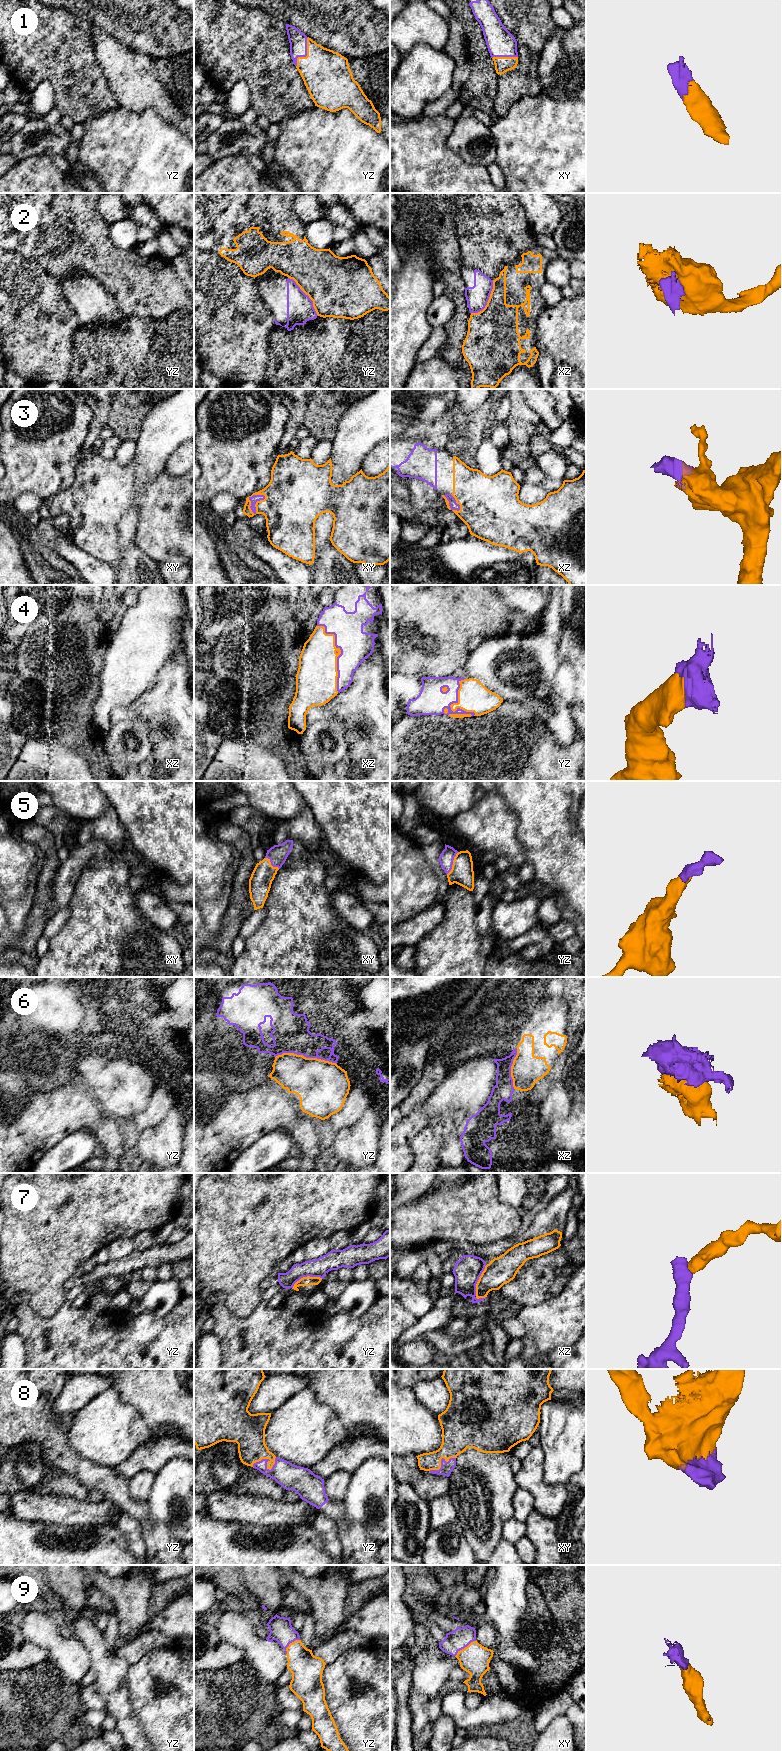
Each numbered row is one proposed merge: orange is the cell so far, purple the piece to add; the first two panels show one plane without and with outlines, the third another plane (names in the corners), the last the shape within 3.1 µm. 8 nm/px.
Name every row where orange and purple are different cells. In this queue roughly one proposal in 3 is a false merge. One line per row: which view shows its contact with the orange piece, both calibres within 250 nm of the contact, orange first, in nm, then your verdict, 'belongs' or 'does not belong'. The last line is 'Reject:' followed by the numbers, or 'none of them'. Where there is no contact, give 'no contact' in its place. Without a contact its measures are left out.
1: contact in yz; calibres 380 and 140 nm; belongs
2: contact in yz; calibres 460 and 220 nm; does not belong
3: contact in xy; calibres 380 and 60 nm; belongs
4: contact in yz; calibres 240 and 220 nm; belongs
5: contact in yz; calibres 180 and 120 nm; belongs
6: contact in yz; calibres 400 and 300 nm; does not belong
7: contact in yz; calibres 80 and 150 nm; does not belong
8: contact in yz; calibres 240 and 200 nm; belongs
9: contact in xy; calibres 240 and 170 nm; belongs
Reject: 2, 6, 7

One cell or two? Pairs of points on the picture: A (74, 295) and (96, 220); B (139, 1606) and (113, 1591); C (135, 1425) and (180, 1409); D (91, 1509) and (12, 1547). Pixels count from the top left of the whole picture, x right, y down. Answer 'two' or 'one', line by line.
A: two
B: one
C: two
D: two

